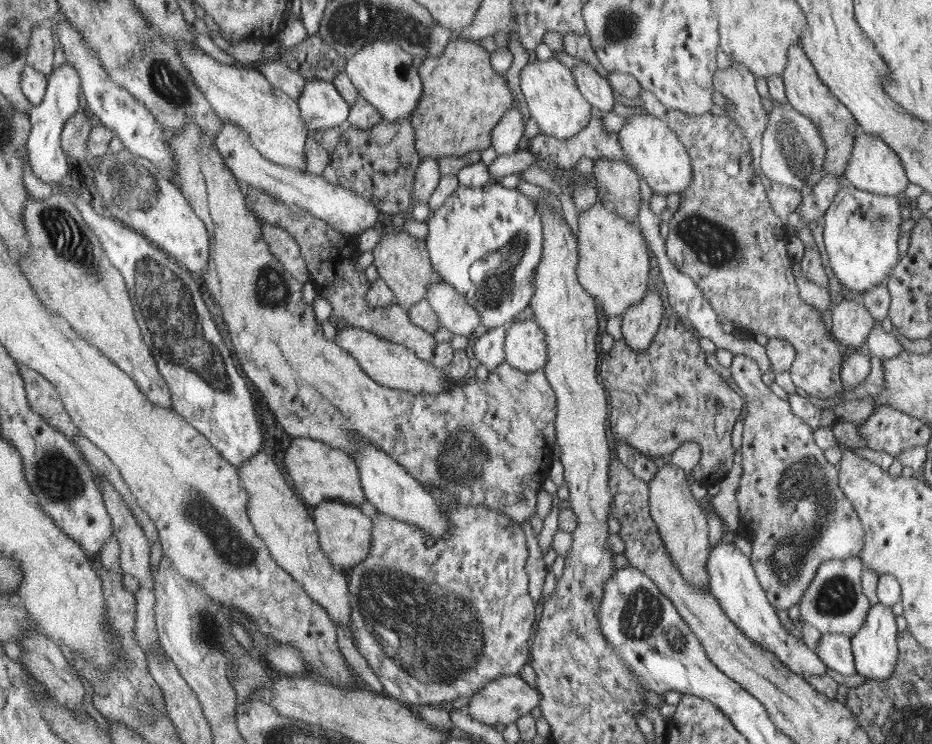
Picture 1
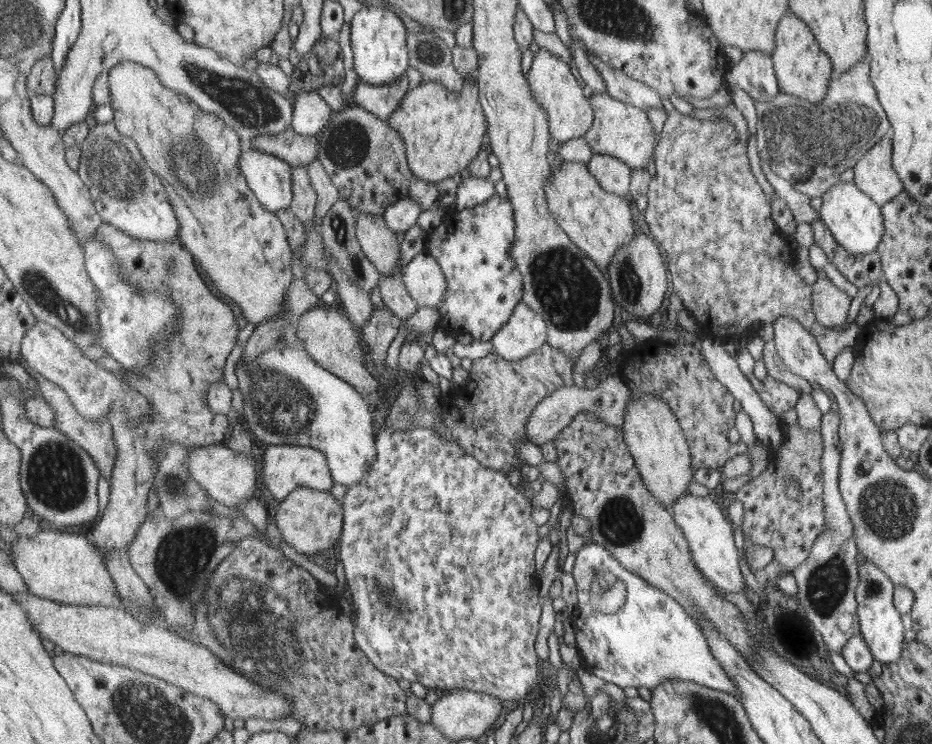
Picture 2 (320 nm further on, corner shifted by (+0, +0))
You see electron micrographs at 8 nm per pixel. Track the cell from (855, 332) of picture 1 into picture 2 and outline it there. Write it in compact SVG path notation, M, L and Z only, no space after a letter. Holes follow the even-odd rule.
M826 276L817 277L810 288L814 319L829 329L842 329L849 308L849 296Z

